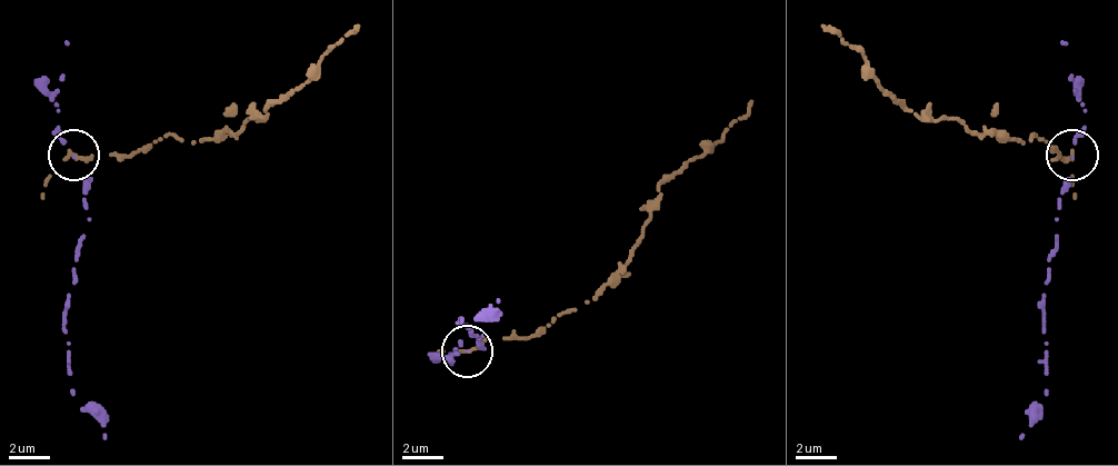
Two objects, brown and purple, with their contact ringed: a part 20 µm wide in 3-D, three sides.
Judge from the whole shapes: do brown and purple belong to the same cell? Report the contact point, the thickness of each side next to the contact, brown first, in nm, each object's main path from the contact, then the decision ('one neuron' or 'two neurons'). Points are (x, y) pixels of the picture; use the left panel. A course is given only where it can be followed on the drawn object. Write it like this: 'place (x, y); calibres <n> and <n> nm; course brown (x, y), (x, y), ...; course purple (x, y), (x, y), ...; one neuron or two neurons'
place (73, 155); calibres 280 and 80 nm; course brown (72, 154), (139, 154), (170, 132), (181, 142), (238, 132), (248, 117), (263, 111), (357, 23); course purple (72, 158), (88, 210), (67, 293), (72, 396), (98, 422), (103, 437); two neurons

